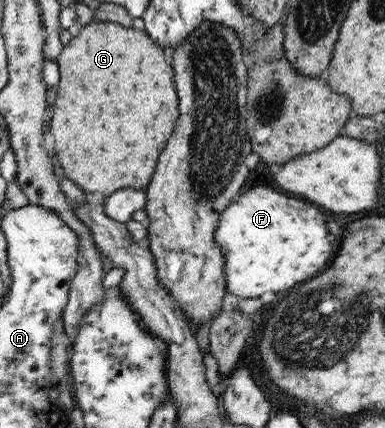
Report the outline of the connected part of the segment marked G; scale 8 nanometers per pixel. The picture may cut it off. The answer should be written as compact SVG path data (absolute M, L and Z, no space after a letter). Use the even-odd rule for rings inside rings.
M93 21L74 33L74 38L66 45L57 60L61 66L63 81L61 81L61 91L59 91L57 105L53 105L55 107L55 117L53 117L53 111L51 111L49 126L50 131L55 133L55 137L57 137L57 151L59 151L63 167L67 169L67 175L87 193L98 192L103 194L105 198L113 192L123 189L123 187L135 187L135 189L145 190L152 181L156 171L157 159L159 159L163 147L167 145L167 141L172 137L171 133L175 129L175 121L178 121L180 113L179 109L177 109L179 93L175 91L175 74L173 73L172 65L165 61L164 50L155 44L155 41L148 36L145 30L125 27L114 22Z

